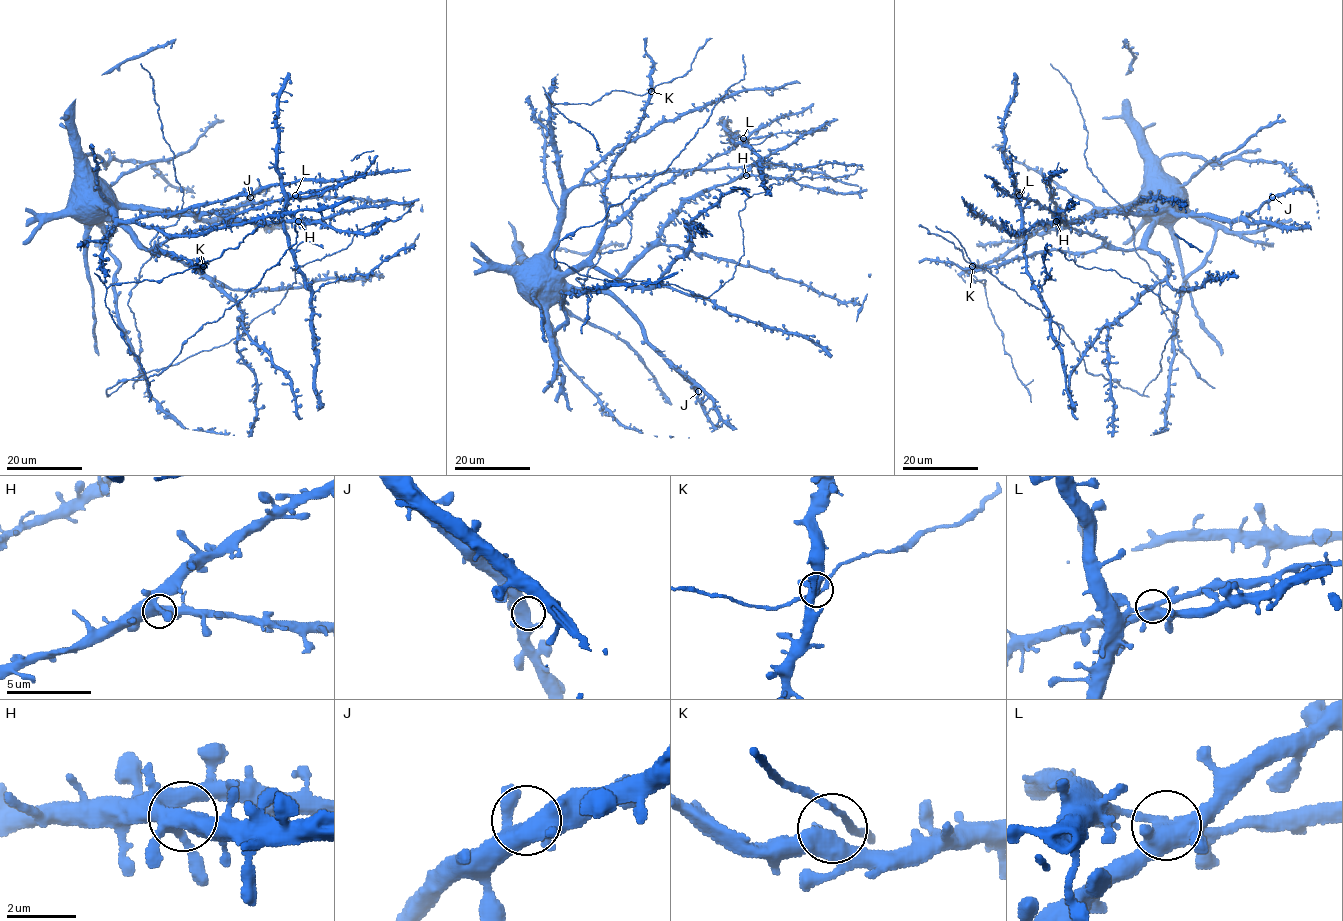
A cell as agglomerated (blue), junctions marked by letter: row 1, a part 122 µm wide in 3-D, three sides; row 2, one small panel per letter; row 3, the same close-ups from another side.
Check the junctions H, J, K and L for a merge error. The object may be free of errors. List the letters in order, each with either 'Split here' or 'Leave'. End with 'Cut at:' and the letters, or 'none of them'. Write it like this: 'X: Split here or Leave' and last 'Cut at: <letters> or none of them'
H: Leave
J: Leave
K: Leave
L: Split here
Cut at: L

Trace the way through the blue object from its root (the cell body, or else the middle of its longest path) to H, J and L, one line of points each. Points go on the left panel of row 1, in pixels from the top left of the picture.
H: (91, 208), (87, 197), (105, 197), (120, 204), (152, 206), (174, 212), (221, 213), (257, 221), (298, 221)
J: (91, 208), (87, 197), (105, 197), (121, 205), (212, 219), (229, 215), (250, 197)
L: (91, 208), (82, 200), (91, 211), (113, 219), (141, 248), (156, 249), (295, 195)

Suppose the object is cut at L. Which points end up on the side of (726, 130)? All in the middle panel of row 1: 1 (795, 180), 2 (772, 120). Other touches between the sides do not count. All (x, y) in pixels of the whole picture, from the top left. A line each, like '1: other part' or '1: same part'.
1: other part
2: other part

